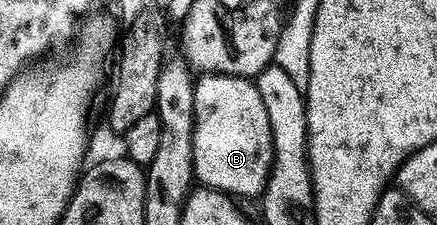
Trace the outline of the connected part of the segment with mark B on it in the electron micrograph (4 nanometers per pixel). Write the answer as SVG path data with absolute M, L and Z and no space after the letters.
M203 74L193 86L192 100L192 167L195 180L205 188L238 195L261 194L271 173L273 161L273 135L270 119L263 106L255 82L249 78L224 74Z

